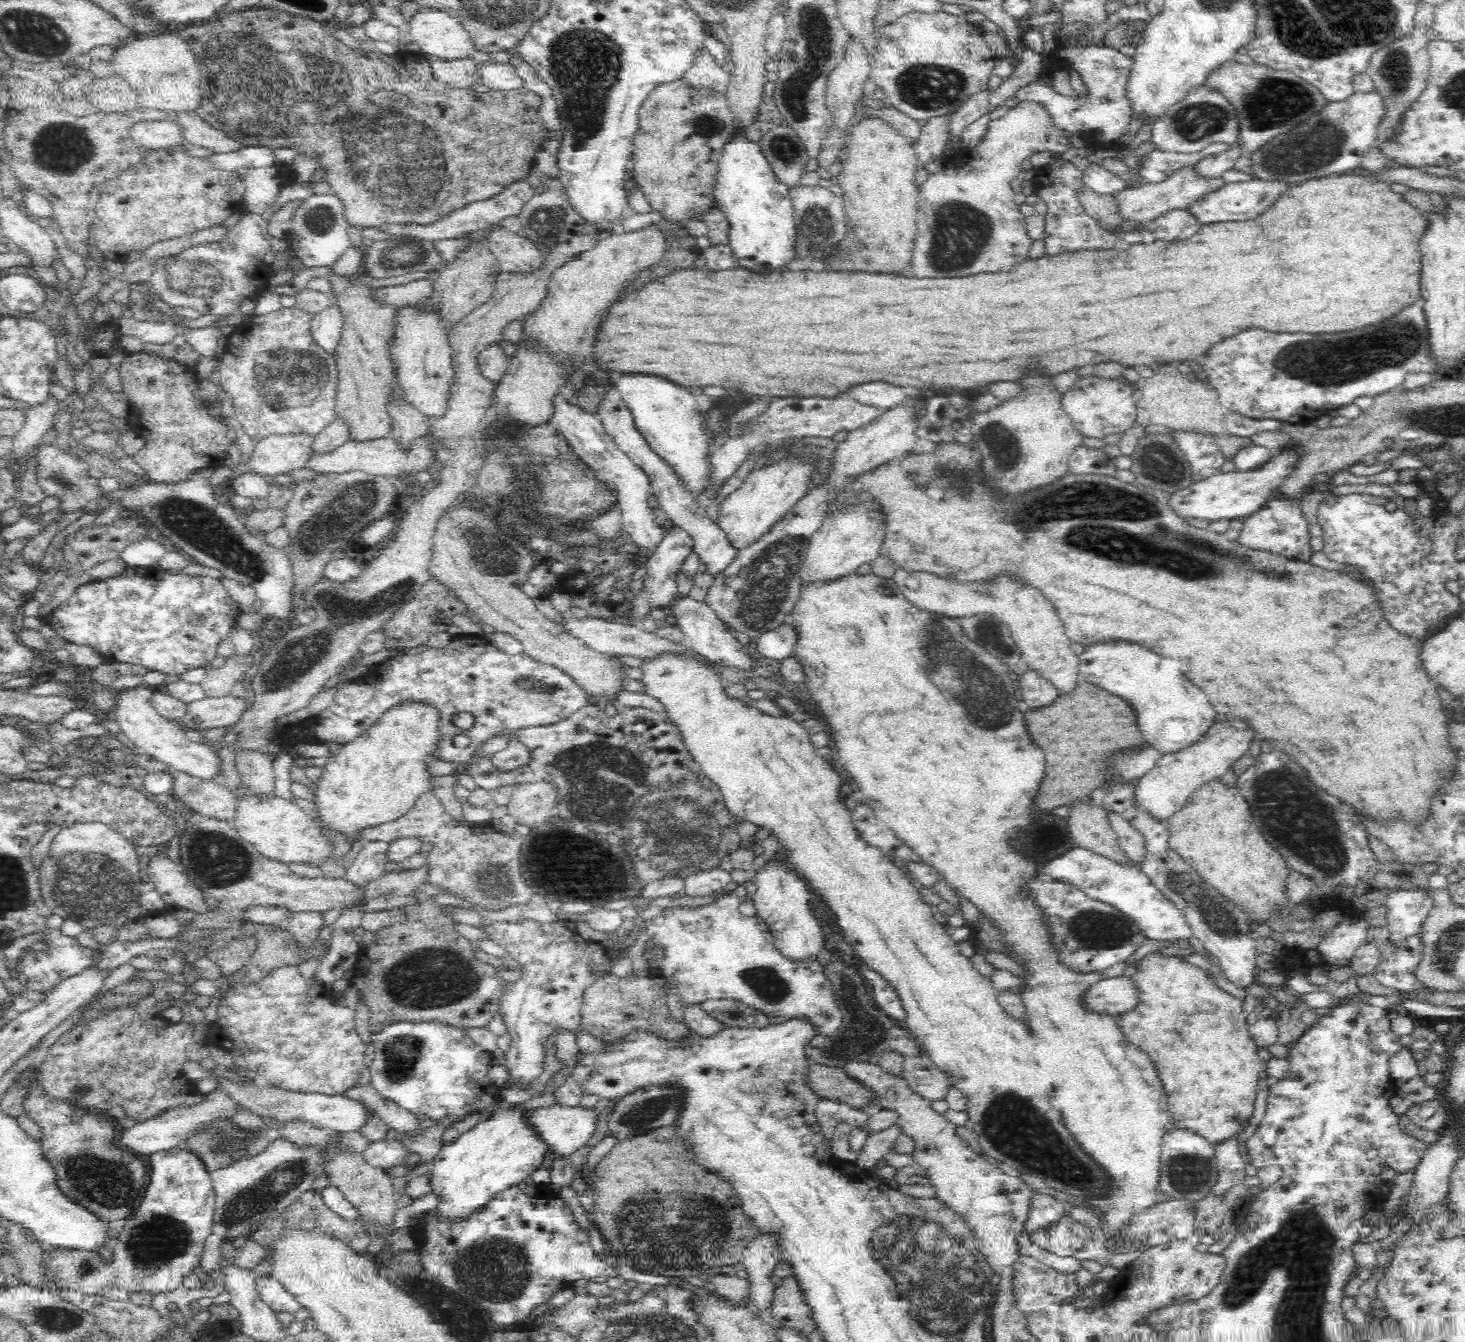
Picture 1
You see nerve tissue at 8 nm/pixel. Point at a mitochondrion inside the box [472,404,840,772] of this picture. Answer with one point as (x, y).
(761, 587)

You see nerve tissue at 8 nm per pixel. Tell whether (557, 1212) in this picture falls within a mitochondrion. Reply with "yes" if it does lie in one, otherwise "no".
no

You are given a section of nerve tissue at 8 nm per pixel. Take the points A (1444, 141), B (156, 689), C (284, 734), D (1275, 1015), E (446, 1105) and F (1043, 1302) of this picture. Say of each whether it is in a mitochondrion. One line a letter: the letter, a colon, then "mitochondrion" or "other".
A: other
B: other
C: other
D: other
E: other
F: other

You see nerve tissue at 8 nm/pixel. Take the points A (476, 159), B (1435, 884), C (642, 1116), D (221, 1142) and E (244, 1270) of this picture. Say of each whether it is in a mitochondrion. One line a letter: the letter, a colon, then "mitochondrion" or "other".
A: other
B: other
C: mitochondrion
D: mitochondrion
E: other

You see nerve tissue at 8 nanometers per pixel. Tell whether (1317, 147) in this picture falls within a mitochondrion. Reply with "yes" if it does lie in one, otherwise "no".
yes

